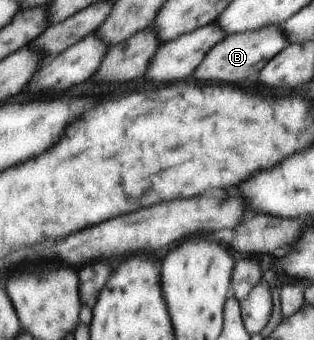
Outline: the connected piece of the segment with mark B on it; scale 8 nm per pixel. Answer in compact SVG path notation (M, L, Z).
M278 24L262 26L254 31L230 34L206 54L205 59L195 69L194 77L206 83L214 81L214 83L230 83L230 85L240 85L242 79L242 87L248 87L256 83L265 65L289 45L289 37Z

